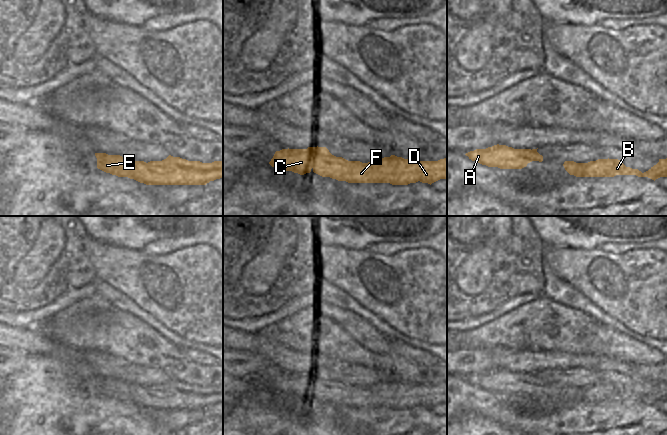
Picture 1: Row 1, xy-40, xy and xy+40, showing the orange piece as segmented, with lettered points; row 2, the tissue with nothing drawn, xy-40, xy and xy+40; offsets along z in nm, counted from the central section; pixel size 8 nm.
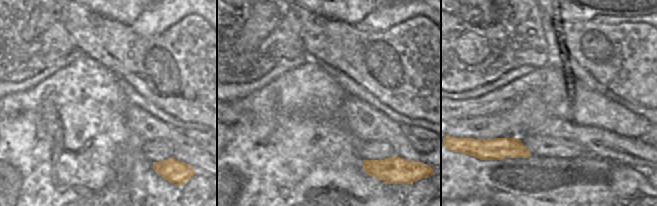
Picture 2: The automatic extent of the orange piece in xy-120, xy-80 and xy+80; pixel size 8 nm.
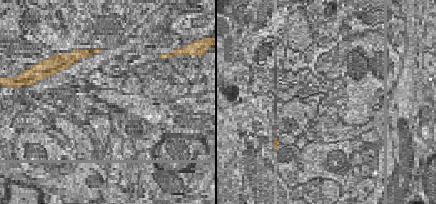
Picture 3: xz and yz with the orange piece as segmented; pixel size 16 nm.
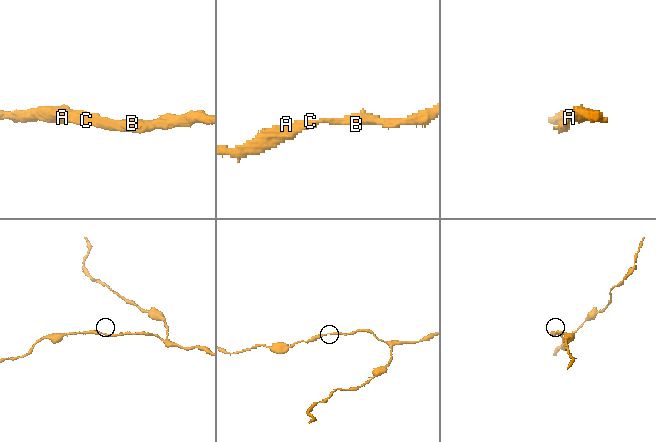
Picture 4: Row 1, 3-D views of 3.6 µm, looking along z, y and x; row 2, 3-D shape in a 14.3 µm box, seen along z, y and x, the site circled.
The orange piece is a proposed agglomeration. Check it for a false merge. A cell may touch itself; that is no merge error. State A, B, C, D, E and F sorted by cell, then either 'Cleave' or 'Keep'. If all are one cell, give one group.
Groups: A B C D E F. Keep

